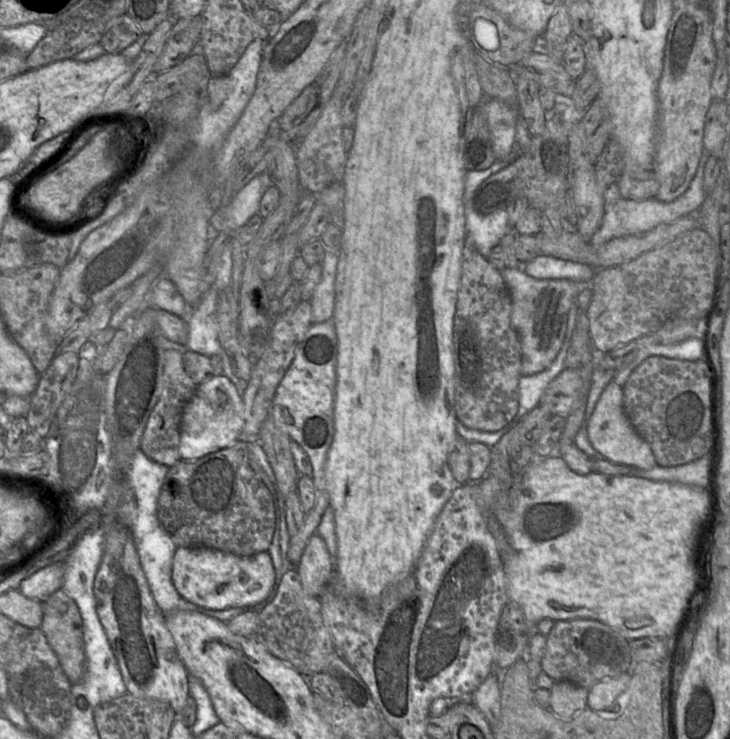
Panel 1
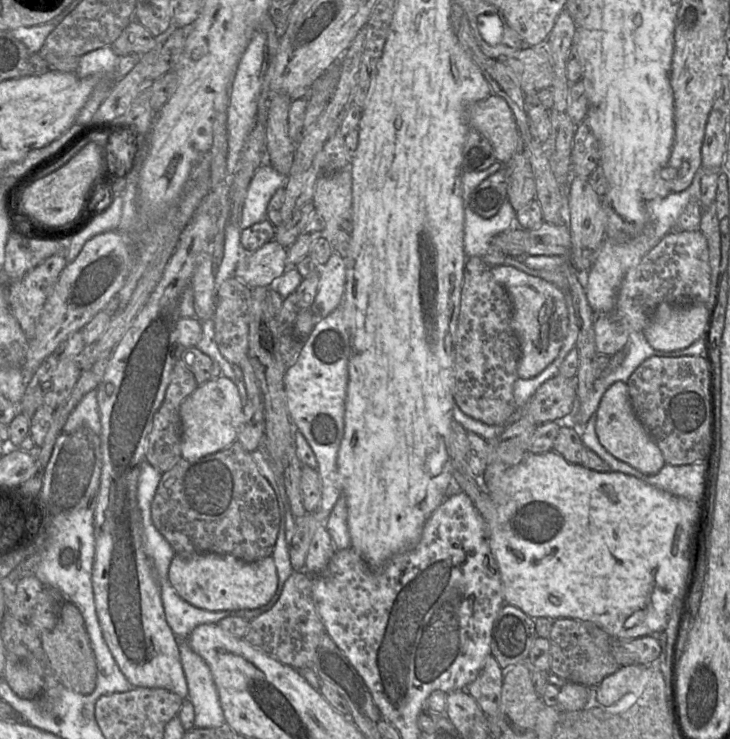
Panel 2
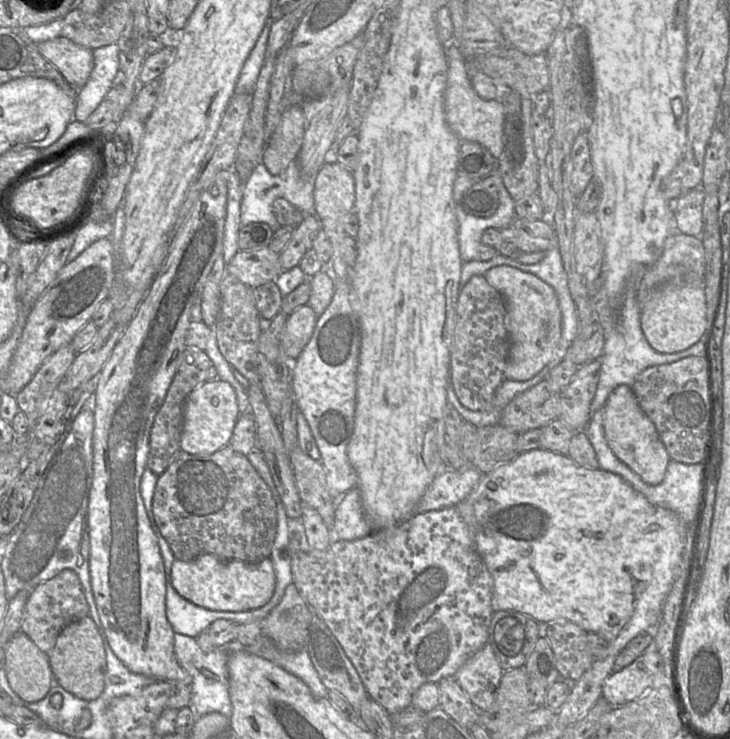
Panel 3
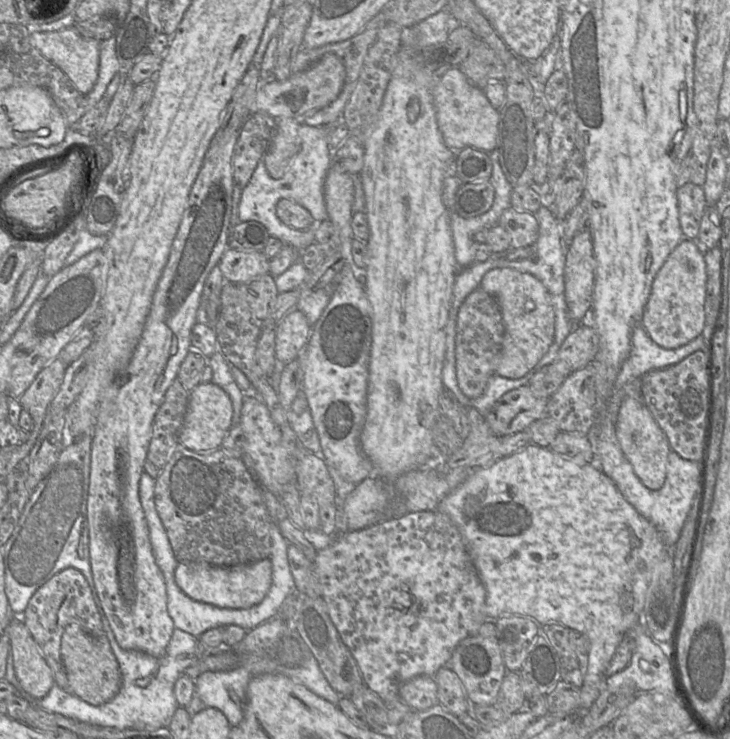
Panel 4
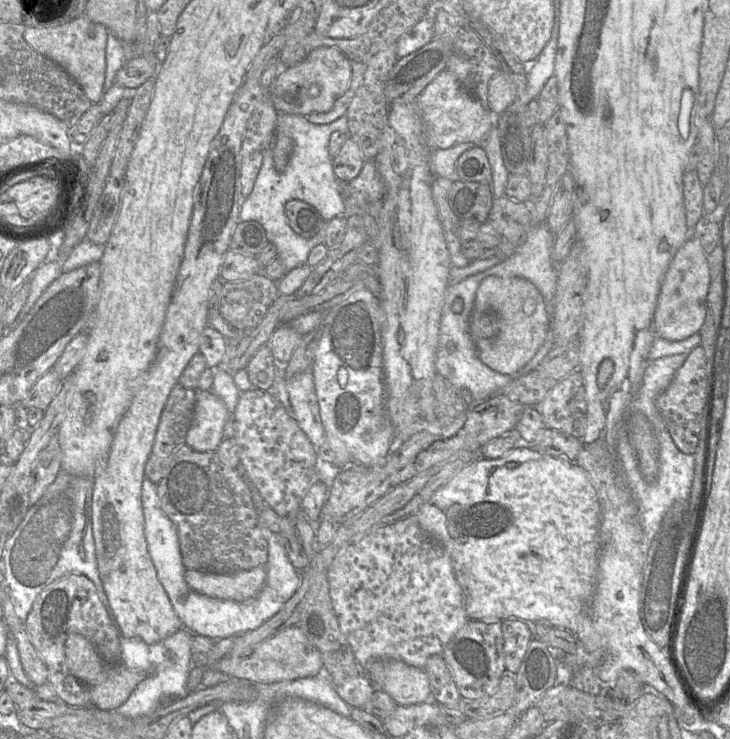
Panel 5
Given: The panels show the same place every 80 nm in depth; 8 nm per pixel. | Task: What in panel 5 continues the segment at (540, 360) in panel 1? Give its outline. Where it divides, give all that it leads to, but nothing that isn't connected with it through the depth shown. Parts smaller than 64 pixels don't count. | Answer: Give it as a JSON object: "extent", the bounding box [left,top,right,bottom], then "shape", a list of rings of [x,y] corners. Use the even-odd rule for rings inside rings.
{"extent":[474,277,550,374],"shape":[[[486,277],[477,290],[474,310],[493,312],[498,317],[497,335],[477,340],[476,346],[482,362],[501,374],[512,374],[525,366],[544,343],[550,328],[542,294],[532,282],[521,277]]]}

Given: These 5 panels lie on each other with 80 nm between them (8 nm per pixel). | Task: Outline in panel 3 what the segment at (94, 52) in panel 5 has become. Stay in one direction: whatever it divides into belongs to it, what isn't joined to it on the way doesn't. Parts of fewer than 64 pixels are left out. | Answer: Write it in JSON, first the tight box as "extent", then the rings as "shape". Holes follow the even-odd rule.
{"extent":[37,36,94,89],"shape":[[[61,36],[37,45],[40,54],[56,67],[70,86],[79,89],[86,84],[94,66],[93,50]]]}

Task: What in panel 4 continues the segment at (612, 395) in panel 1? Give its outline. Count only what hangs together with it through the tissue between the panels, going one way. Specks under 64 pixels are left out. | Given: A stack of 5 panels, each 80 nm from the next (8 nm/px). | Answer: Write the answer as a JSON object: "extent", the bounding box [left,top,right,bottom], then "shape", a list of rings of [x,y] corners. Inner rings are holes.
{"extent":[615,397,671,490],"shape":[[[642,397],[623,398],[616,418],[615,433],[622,452],[640,481],[650,490],[661,489],[666,479],[667,459],[671,448],[666,434],[644,404]]]}

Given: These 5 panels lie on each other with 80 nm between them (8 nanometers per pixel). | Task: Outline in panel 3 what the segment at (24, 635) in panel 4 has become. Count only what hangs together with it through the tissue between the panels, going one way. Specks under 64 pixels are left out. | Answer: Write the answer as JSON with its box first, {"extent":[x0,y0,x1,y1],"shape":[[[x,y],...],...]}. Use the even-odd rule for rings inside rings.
{"extent":[4,630,55,702],"shape":[[[21,630],[6,649],[4,669],[12,690],[26,702],[43,699],[55,683],[48,655]]]}

